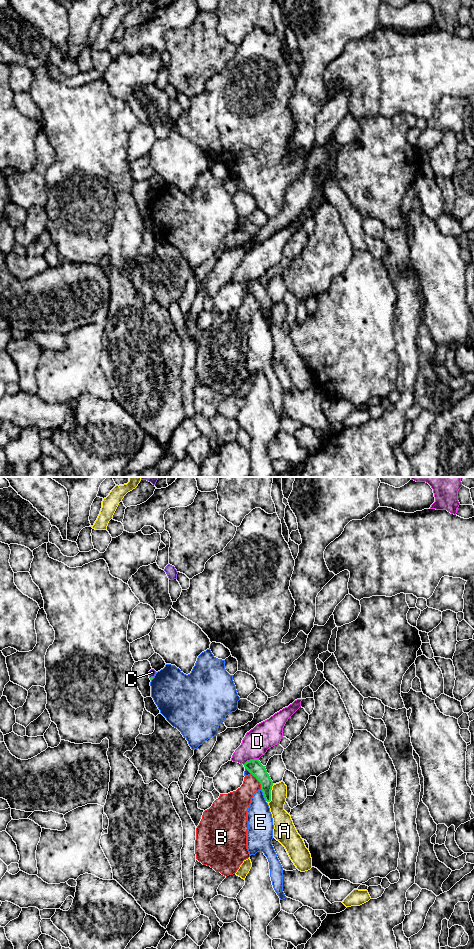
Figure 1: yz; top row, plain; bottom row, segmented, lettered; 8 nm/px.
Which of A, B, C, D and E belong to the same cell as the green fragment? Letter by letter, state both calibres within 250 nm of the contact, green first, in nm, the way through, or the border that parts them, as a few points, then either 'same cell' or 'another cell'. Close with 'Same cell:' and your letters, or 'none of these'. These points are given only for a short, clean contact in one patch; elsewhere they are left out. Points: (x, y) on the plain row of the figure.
A: 120/150 nm | another cell
B: 120/190 nm | along yz (251, 293), (259, 302), (261, 309) | another cell
C: 20/60 nm | along yz (153, 196), (150, 198) | another cell
D: 120/220 nm | along yz (258, 278), (247, 280), (243, 284) | another cell
E: 120/200 nm | another cell
Same cell: none of these

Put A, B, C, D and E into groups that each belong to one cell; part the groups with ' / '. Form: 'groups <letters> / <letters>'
groups A / B / C / D / E

